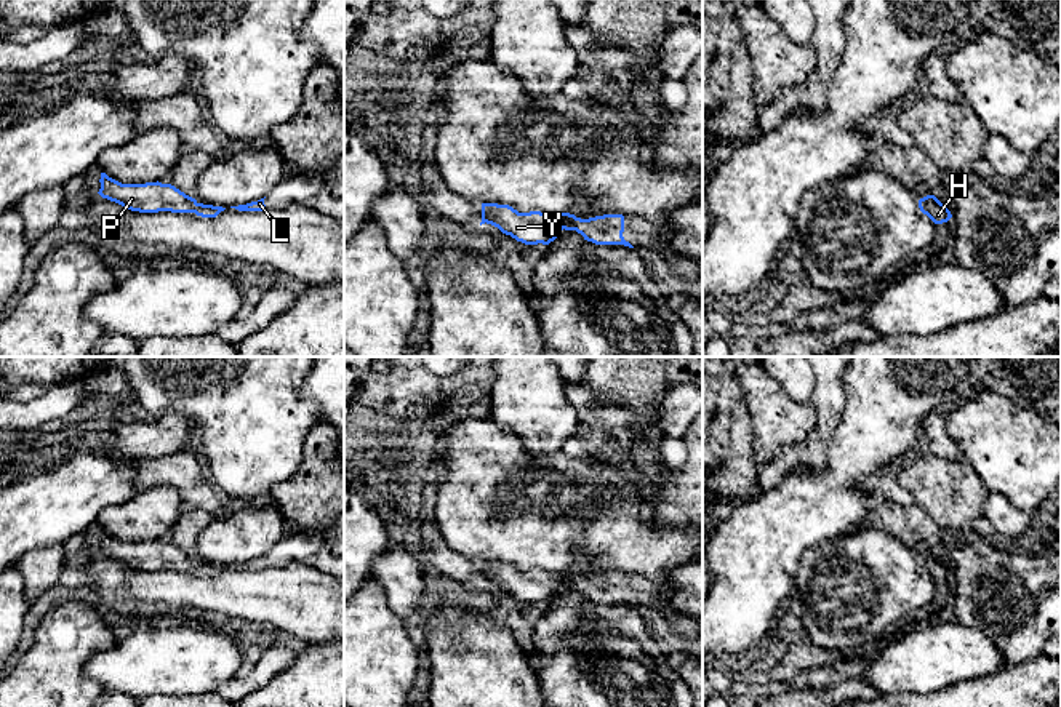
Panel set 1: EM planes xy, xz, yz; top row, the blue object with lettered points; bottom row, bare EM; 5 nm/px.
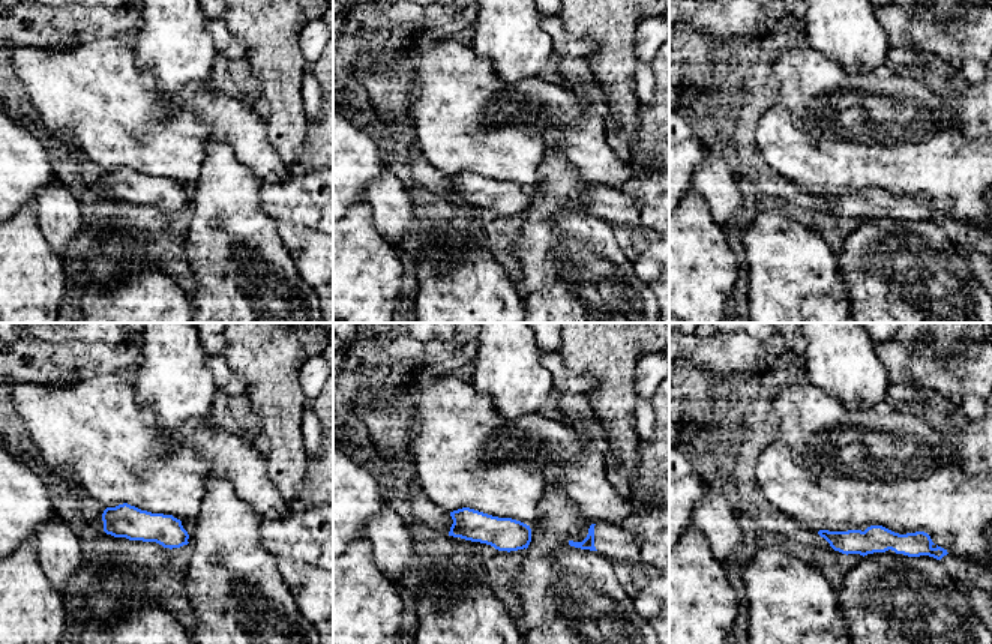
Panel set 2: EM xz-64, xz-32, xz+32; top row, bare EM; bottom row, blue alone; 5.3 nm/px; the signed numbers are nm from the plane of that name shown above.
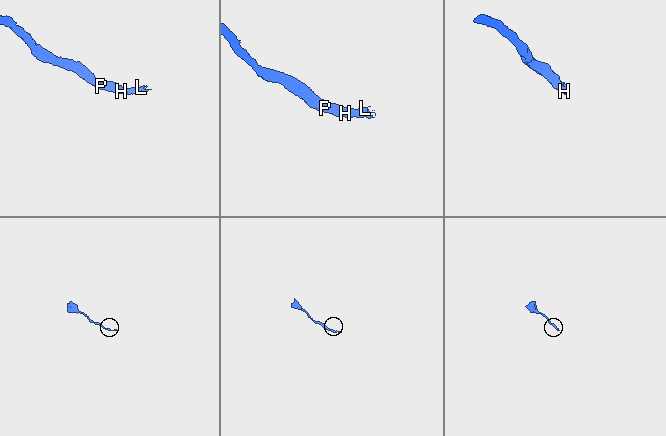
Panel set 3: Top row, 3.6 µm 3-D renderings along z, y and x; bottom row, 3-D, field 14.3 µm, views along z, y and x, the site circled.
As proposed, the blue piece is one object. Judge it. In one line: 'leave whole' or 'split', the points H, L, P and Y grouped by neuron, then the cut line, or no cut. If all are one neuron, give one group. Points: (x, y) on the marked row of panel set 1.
leave whole; H L P Y; no cut

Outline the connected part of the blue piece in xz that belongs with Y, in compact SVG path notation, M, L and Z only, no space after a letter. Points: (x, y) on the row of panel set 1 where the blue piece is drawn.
M482 203L480 226L485 222L525 245L549 245L565 229L576 230L584 240L595 245L624 245L634 248L623 237L623 214L603 214L581 219L570 213L555 213L552 216L541 211L518 213L509 205Z

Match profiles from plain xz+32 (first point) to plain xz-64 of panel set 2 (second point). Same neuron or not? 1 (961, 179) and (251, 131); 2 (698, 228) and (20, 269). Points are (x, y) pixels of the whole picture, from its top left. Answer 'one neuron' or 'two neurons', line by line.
1: one neuron
2: one neuron

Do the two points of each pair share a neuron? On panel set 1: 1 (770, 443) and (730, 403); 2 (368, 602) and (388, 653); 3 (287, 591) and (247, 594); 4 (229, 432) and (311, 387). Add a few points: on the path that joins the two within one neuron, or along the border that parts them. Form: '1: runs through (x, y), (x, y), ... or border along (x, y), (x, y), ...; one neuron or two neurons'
1: border along (740, 386), (751, 426), (751, 456), (754, 459); two neurons
2: runs through (368, 615), (368, 634), (375, 640); one neuron
3: runs through (277, 594), (256, 594); one neuron
4: border along (308, 373), (301, 394), (319, 407), (319, 421); two neurons

